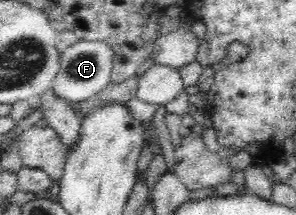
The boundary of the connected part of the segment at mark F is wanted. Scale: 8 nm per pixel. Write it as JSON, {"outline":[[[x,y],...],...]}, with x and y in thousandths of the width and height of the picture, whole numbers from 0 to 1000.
{"outline":[[[260,181],[203,247],[203,316],[179,363],[182,433],[209,460],[236,470],[294,470],[328,447],[341,414],[355,414],[372,381],[382,321],[382,242],[365,200],[351,191],[280,191]]]}

